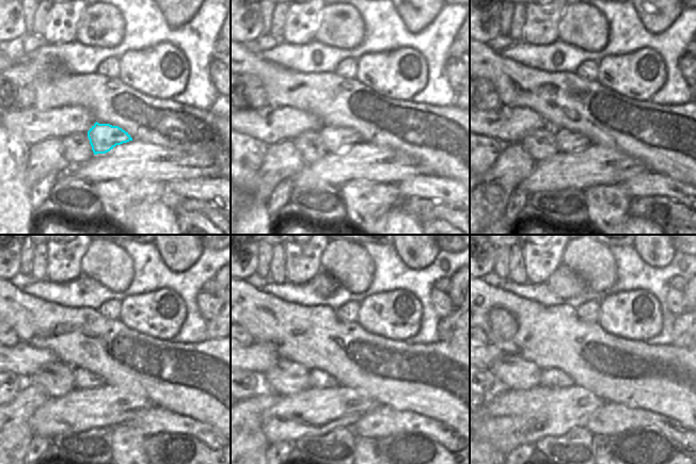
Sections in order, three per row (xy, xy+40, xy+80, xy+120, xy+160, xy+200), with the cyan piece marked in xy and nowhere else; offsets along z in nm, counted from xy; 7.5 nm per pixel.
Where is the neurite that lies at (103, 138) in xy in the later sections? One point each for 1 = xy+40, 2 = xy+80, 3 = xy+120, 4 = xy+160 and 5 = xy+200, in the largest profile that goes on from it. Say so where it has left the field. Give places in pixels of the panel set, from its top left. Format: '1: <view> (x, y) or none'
1: xy+40 (335, 140)
2: xy+80 (567, 141)
3: xy+120 (83, 379)
4: xy+160 (317, 379)
5: xy+200 (550, 378)

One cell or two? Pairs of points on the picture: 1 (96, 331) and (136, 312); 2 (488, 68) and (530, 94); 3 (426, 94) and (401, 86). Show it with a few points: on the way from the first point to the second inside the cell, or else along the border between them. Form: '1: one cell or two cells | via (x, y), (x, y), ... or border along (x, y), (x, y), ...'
1: two cells | border along (119, 318), (125, 325), (141, 333)
2: one cell | via (499, 70), (519, 84)
3: two cells | border along (427, 68), (427, 82), (409, 99)

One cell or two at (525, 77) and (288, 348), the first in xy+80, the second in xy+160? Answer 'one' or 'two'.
one

